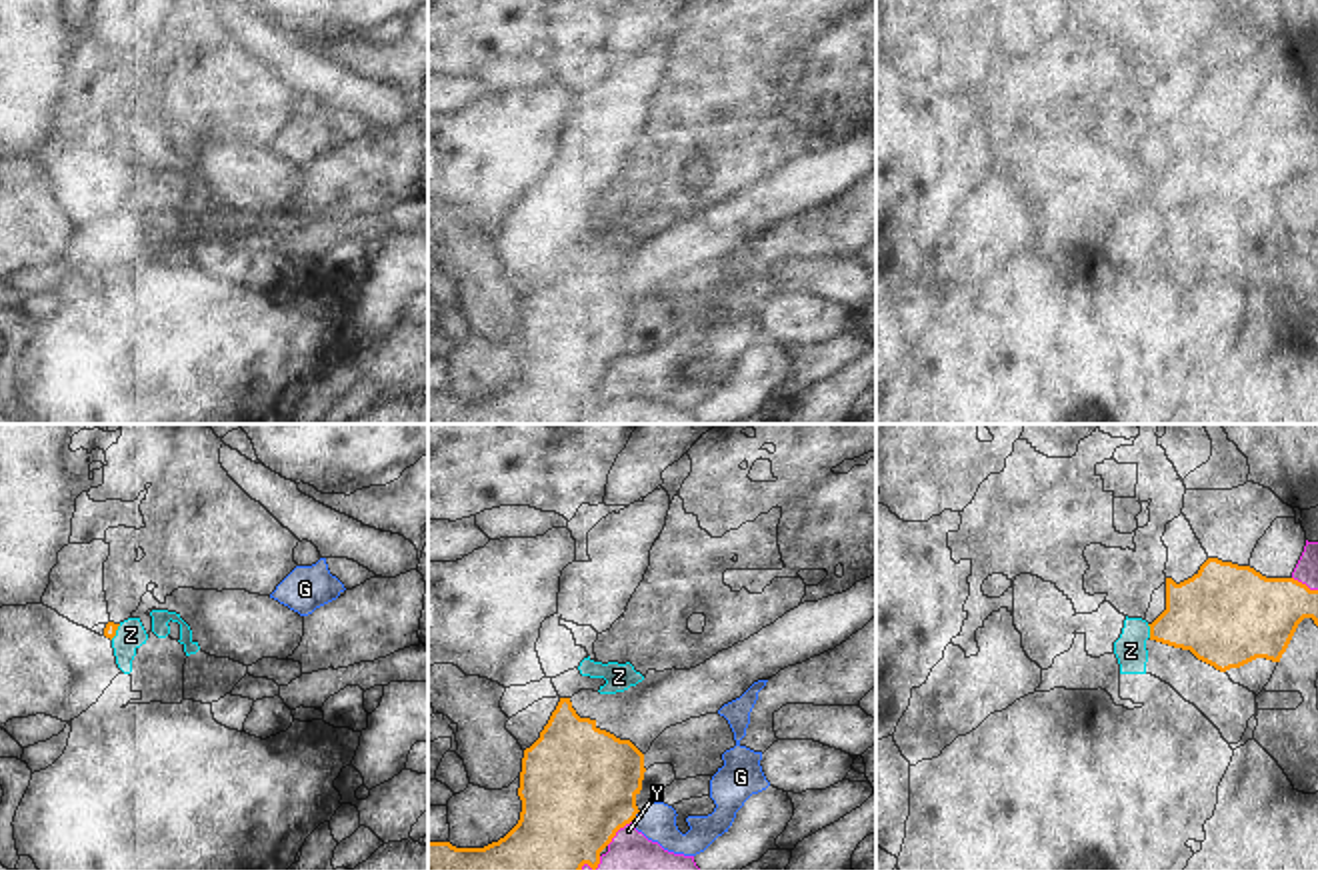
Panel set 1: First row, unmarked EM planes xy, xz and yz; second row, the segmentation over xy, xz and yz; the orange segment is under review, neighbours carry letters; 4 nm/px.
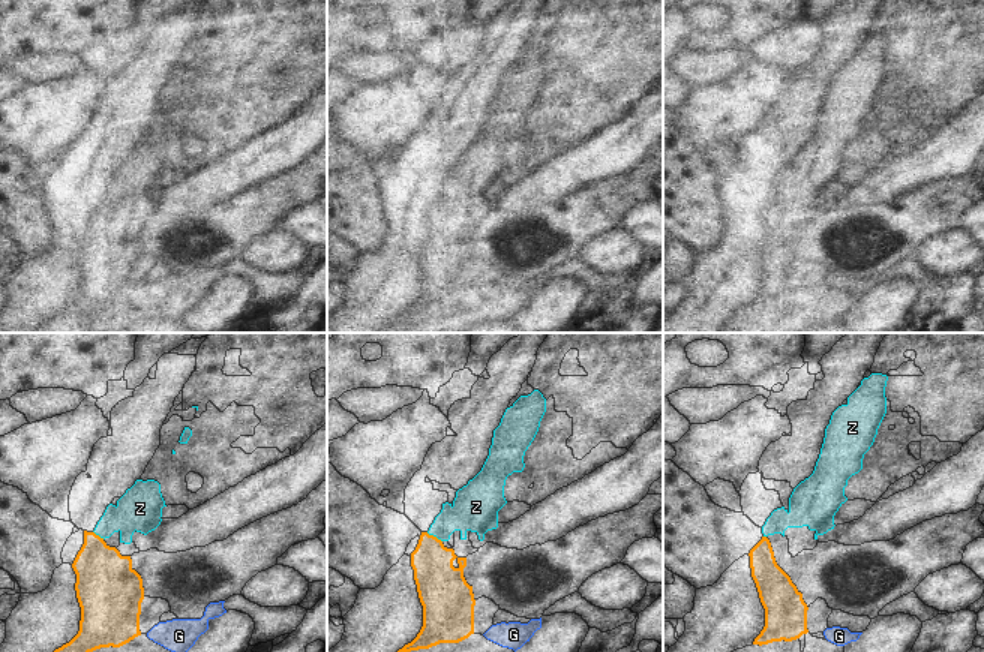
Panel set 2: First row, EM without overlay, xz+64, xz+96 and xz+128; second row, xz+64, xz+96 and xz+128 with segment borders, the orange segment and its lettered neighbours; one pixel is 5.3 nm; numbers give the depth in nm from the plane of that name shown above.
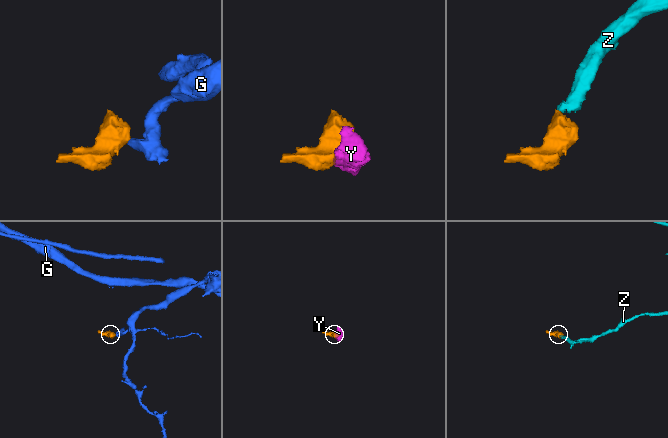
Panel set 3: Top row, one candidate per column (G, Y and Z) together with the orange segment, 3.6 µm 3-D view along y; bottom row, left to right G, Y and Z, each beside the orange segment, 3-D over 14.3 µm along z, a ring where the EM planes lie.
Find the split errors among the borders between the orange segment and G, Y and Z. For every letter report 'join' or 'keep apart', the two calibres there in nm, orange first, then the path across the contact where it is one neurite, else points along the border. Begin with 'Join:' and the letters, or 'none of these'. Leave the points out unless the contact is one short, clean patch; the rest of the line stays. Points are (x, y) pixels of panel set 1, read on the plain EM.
Join: Z
G: keep apart; calibres 460 and 150 nm; border xz (640, 362), (630, 372)
Y: keep apart; calibres 480 and 280 nm
Z: join; calibres 340 and 130 nm; way yz (1210, 166), (1150, 182), (1130, 202)

